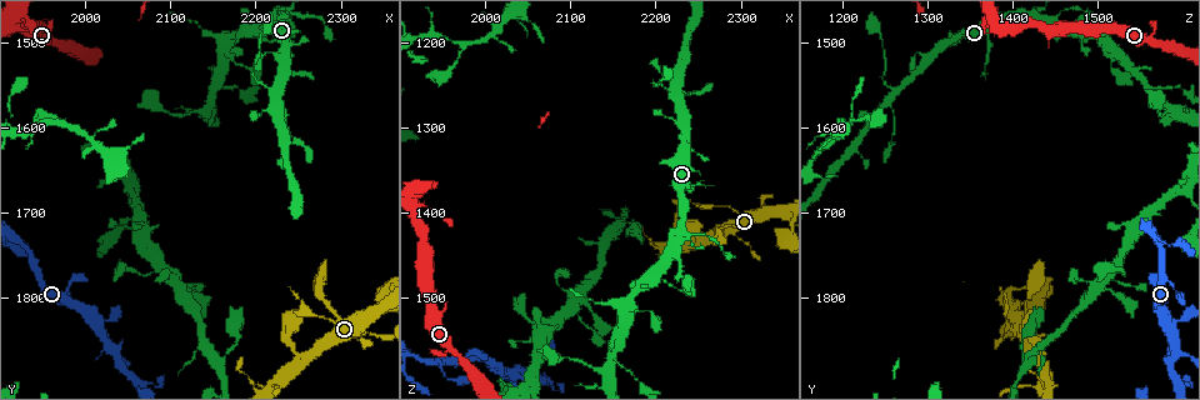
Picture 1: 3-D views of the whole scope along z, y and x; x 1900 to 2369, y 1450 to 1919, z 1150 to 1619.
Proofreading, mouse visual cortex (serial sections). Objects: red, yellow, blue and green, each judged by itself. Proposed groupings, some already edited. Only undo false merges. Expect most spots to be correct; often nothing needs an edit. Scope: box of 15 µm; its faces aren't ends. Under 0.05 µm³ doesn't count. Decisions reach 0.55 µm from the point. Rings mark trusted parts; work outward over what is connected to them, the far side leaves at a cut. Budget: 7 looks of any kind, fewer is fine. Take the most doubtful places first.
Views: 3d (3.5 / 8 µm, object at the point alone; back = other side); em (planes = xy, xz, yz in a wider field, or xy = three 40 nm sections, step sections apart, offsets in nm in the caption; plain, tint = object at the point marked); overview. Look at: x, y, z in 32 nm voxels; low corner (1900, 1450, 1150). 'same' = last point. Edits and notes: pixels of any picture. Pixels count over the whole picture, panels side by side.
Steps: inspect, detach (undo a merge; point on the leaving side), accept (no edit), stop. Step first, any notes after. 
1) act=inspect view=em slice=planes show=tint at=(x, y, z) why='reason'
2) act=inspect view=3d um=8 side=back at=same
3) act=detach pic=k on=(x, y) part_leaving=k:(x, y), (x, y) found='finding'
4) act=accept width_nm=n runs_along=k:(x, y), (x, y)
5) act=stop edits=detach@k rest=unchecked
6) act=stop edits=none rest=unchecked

act=inspect view=3d um=3.5 at=(2225, 1580, 1245)

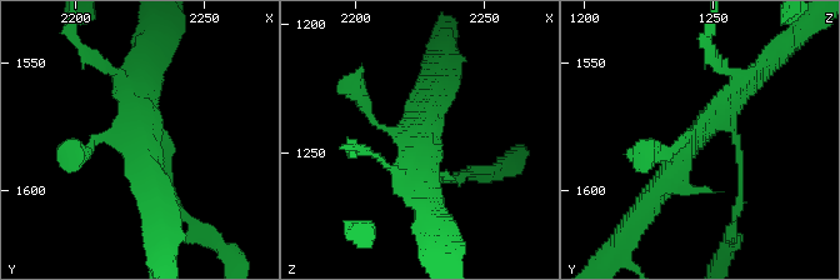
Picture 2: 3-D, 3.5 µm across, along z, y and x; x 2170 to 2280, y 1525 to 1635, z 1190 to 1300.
act=inspect view=em slice=planes show=tint at=(2227, 1578, 1245)

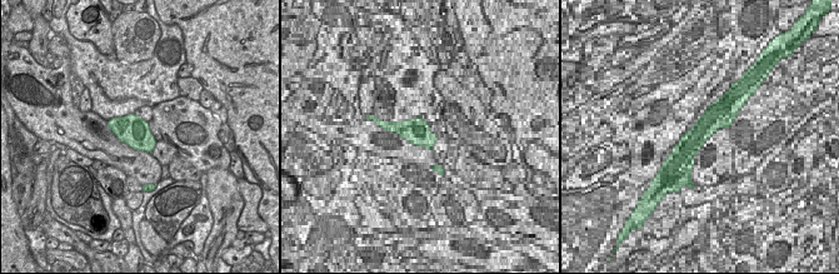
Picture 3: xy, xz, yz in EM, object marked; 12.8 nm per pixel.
act=accept runs_along=2:(759, 70), (646, 204) found='all the same cell'

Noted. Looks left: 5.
act=inspect view=3d um=3.5 at=(2280, 1820, 1390) why='narrows sharply'

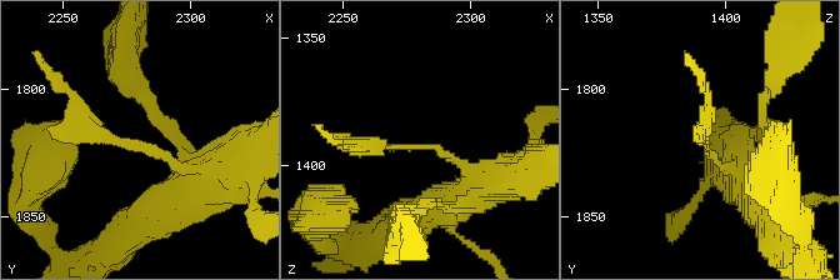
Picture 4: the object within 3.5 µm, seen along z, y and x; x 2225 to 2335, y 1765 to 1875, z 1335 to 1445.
act=inspect view=em slice=planes show=tint at=(2279, 1823, 1394) why='now the EM'

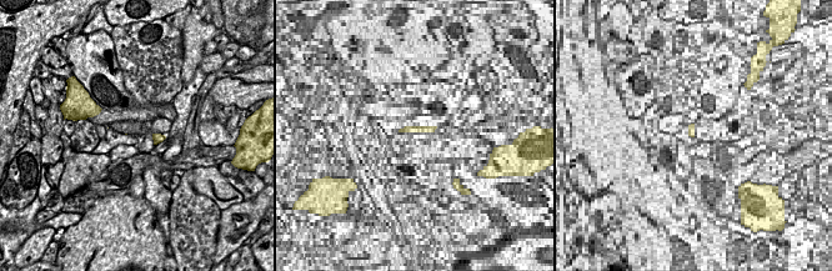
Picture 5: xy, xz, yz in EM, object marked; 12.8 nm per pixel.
act=accept runs_along=4:(201, 181), (155, 150), (109, 143), (75, 100) found='all the same cell'

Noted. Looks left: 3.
act=inspect view=3d um=8 at=(2150, 1560, 1565) why='sudden change in width'

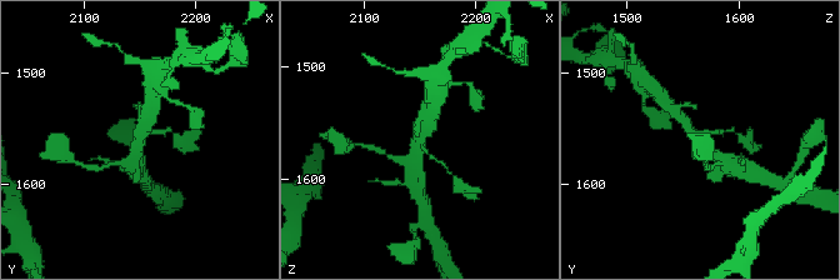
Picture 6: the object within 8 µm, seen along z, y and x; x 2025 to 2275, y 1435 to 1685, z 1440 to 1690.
act=inspect view=3d um=3.5 at=(2148, 1560, 1566)

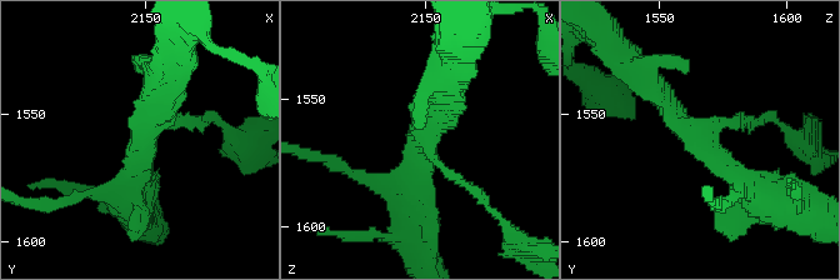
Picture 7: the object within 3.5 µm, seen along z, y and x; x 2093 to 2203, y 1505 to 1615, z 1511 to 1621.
act=accept runs_along=7:(644, 75), (750, 194) found='continuous, no second cell'

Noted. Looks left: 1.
act=stop edits=none rest=unchecked

